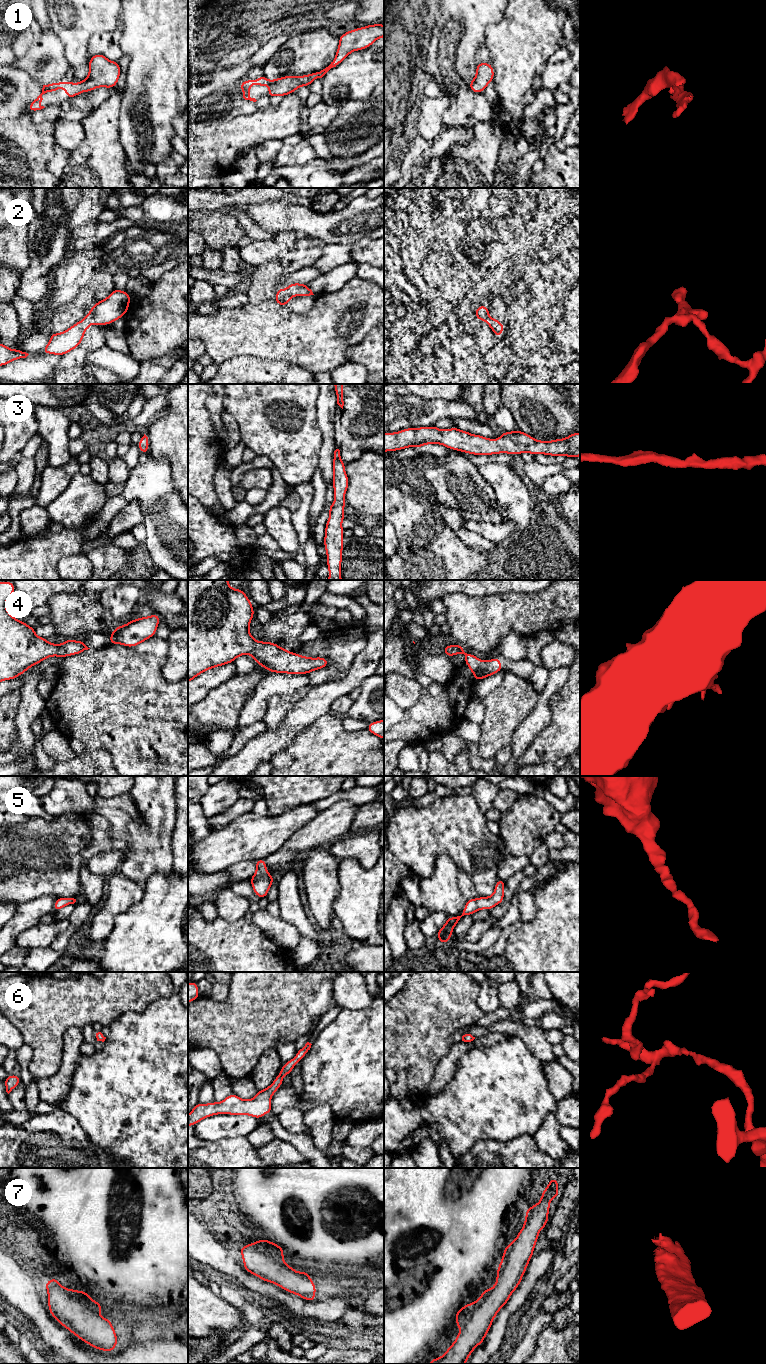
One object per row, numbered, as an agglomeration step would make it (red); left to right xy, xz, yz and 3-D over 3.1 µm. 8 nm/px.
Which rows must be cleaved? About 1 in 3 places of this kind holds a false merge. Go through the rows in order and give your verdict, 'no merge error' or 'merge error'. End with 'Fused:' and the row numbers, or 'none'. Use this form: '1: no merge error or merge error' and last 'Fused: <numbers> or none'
1: no merge error
2: no merge error
3: no merge error
4: no merge error
5: no merge error
6: no merge error
7: no merge error
Fused: none

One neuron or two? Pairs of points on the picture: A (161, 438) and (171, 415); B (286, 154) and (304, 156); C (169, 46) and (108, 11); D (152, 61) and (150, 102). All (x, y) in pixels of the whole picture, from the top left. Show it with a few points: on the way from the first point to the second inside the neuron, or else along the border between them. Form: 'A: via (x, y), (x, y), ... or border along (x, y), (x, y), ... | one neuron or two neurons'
A: via (167, 432), (171, 428), (171, 421) | one neuron
B: via (290, 155), (300, 155) | one neuron
C: border along (120, 10), (121, 20) | two neurons
D: via (152, 71), (152, 92) | one neuron

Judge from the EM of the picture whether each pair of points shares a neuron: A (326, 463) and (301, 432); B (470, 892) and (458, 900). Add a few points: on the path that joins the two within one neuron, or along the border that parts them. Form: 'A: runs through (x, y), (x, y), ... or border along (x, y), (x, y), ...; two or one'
A: border along (322, 432), (322, 445), (317, 466); two
B: border along (458, 873), (458, 887), (467, 899); two

